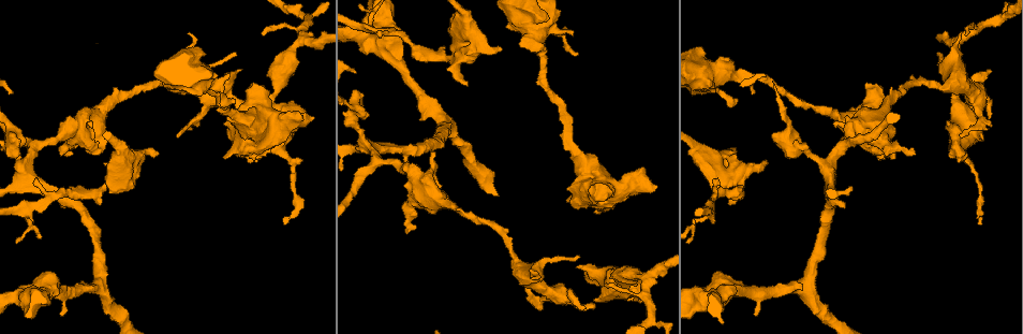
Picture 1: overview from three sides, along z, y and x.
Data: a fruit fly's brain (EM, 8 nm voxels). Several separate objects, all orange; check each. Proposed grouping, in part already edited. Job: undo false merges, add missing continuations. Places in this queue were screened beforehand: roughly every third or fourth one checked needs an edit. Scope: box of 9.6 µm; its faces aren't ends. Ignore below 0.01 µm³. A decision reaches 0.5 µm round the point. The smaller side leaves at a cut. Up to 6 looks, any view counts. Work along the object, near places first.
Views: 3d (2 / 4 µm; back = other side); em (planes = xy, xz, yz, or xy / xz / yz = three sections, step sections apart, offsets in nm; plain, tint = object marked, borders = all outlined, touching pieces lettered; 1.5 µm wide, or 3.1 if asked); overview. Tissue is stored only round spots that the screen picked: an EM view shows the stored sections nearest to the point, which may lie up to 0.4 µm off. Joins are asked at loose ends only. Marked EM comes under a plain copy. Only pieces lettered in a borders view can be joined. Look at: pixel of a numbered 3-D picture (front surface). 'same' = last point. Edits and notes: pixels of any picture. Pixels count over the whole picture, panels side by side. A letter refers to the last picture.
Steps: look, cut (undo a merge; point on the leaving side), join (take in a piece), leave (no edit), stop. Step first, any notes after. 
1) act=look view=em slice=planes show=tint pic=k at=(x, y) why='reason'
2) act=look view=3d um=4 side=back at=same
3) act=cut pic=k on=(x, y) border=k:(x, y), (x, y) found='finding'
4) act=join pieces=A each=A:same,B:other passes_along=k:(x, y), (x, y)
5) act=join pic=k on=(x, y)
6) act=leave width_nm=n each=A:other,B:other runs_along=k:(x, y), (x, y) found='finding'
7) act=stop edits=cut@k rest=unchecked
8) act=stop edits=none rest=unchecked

act=look view=em slice=xy step=8 show=borders pic=1 at=(733, 293) why='thick end'

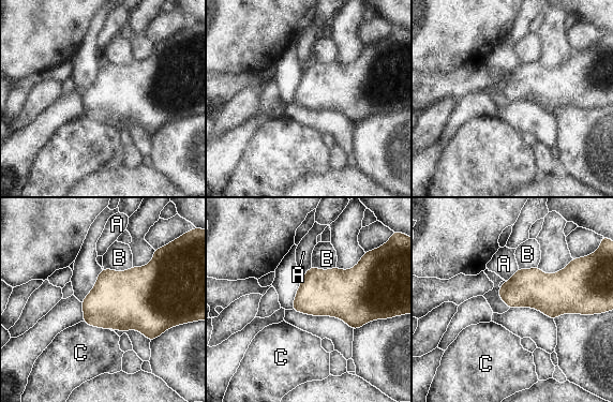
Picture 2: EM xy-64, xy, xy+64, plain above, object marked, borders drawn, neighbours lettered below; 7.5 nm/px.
act=leave each=A:other,B:other,C:other found='none of them fits'

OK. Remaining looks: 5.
act=look view=em slice=yz step=4 show=borders pic=1 at=(948, 122) why='free end'

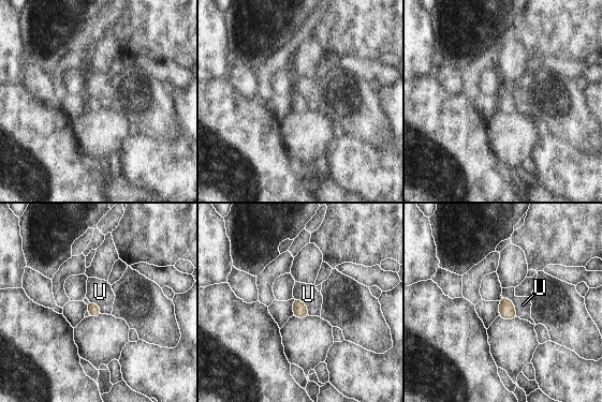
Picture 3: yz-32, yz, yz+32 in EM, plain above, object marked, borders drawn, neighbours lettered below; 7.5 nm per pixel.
act=leave each=U:other border=3:(502, 296), (512, 301), (518, 316) found='no lettered piece goes on from it'

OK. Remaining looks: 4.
act=look view=em slice=planes show=borders pic=1 at=(647, 279) why='thin arm on a thick one'

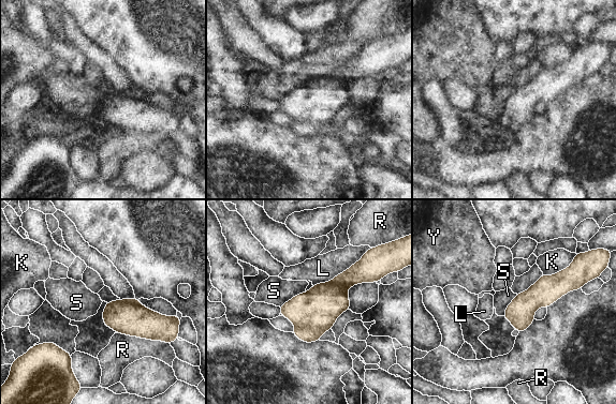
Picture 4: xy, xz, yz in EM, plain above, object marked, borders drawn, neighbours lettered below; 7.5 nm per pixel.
act=leave each=K:other,L:other,R:other,S:other,Y:other found='all the same cell'

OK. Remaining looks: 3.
act=stop edits=none rest=unchecked

